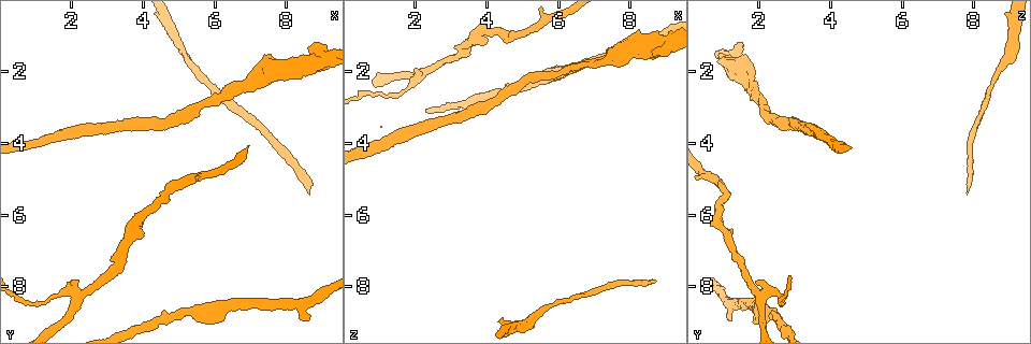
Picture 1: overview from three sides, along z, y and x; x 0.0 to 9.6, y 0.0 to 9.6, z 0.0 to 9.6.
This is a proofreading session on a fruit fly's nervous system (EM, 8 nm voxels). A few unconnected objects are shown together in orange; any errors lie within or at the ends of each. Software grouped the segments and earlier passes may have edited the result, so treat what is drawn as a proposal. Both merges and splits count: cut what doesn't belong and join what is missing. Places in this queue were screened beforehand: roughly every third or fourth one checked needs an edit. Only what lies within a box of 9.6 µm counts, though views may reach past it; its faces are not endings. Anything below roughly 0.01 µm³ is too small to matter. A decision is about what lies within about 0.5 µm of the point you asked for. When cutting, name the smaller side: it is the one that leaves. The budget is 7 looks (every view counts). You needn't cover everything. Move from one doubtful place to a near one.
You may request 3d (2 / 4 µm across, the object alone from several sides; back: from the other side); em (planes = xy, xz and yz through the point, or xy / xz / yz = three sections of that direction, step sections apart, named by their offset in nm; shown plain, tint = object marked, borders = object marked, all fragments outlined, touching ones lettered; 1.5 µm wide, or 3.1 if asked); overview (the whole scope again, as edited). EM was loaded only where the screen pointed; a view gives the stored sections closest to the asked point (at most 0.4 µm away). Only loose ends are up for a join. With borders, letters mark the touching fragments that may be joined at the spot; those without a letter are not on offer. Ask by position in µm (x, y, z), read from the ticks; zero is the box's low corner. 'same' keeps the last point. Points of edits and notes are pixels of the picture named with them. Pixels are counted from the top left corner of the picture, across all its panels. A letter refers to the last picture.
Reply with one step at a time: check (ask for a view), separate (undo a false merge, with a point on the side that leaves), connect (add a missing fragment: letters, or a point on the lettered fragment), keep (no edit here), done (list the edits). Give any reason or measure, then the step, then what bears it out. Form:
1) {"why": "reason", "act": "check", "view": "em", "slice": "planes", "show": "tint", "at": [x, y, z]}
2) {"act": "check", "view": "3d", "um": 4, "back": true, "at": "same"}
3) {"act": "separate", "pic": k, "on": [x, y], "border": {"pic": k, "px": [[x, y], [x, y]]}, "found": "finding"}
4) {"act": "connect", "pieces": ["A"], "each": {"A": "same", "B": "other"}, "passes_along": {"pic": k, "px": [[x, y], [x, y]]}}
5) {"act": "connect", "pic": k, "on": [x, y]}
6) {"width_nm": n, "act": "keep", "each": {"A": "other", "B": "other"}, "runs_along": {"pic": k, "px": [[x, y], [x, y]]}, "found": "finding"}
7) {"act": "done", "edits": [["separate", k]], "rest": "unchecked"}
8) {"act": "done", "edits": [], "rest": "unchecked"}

{"why": "tapers out", "act": "check", "view": "em", "slice": "planes", "show": "borders", "at": [8.65, 5.40, 7.80]}

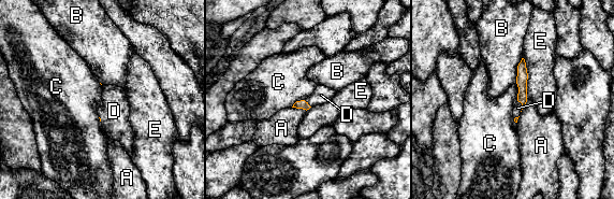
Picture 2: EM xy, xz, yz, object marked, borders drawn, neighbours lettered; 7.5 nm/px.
{"act": "connect", "pic": 2, "on": [517, 108], "each": {"A": "other", "B": "other", "C": "other", "D": "same", "E": "other"}, "passes_along": {"pic": 2, "px": [[522, 79], [522, 104], [517, 108]]}, "found": "it goes on there"}

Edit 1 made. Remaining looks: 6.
{"why": "an open end", "act": "check", "view": "em", "slice": "yz", "step": 8, "show": "tint", "at": [8.65, 8.85, 1.25]}

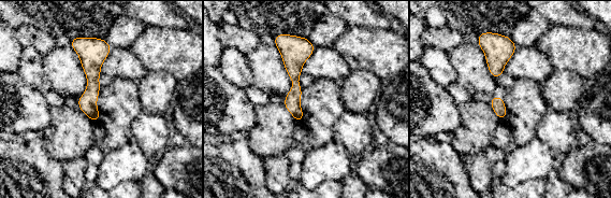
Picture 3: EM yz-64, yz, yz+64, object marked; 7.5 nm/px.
{"why": "cut it another way", "act": "check", "view": "em", "slice": "planes", "show": "borders", "at": "same"}

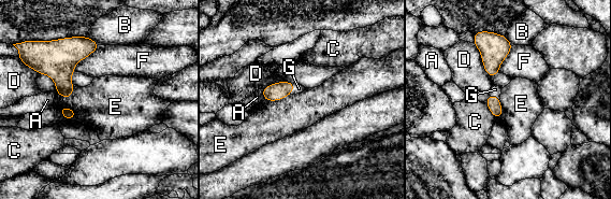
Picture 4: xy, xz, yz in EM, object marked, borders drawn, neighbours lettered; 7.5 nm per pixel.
{"longest_contact_nm": ["D", 300], "act": "connect", "pic": 4, "on": [495, 89], "each": {"A": "other", "B": "other", "C": "other", "D": "other", "E": "other", "F": "other", "G": "same"}, "found": "the neuron continues"}

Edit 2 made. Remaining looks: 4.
{"why": "see it whole again", "act": "check", "view": "overview"}

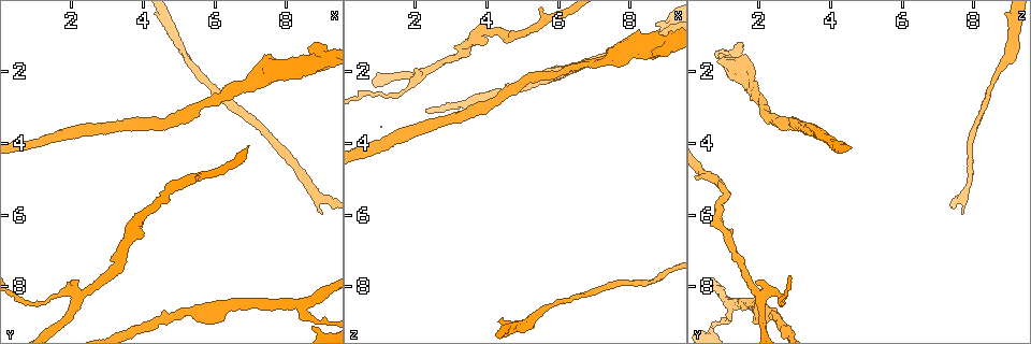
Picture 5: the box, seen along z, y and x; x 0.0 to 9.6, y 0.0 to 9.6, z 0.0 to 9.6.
{"why": "thick turns thin", "act": "check", "view": "3d", "um": 2, "at": [8.60, 1.90, 1.25]}

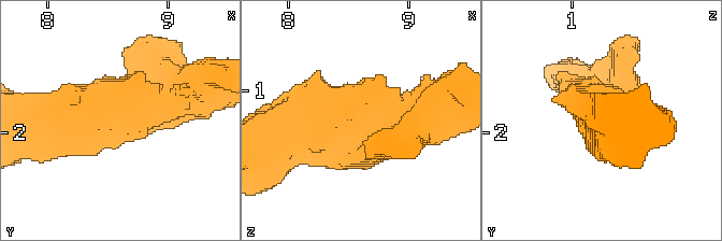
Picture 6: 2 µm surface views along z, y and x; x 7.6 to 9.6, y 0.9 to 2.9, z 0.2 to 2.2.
{"arms": 3, "arm_widths_nm": [220, 300, 480], "why": "need the tissue", "act": "check", "view": "em", "slice": "yz", "step": 4, "show": "plain", "at": [8.56, 1.84, 1.22]}

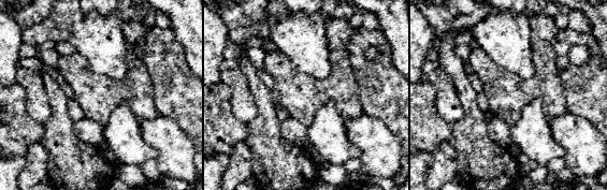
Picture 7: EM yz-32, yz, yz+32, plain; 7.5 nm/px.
{"why": "what lies round it", "act": "check", "view": "em", "slice": "yz", "step": 4, "show": "borders", "at": "same"}

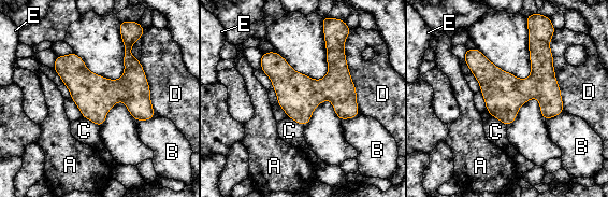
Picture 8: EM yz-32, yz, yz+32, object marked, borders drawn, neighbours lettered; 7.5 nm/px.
{"width_nm": 300, "act": "keep", "each": {"A": "other", "B": "other", "C": "other", "D": "other", "E": "other"}, "border": {"pic": 8, "px": [[82, 116], [99, 127]]}, "found": "continuous, no second neuron"}

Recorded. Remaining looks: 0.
{"act": "done", "edits": [["connect", 2], ["connect", 4]], "rest": "unchecked"}

